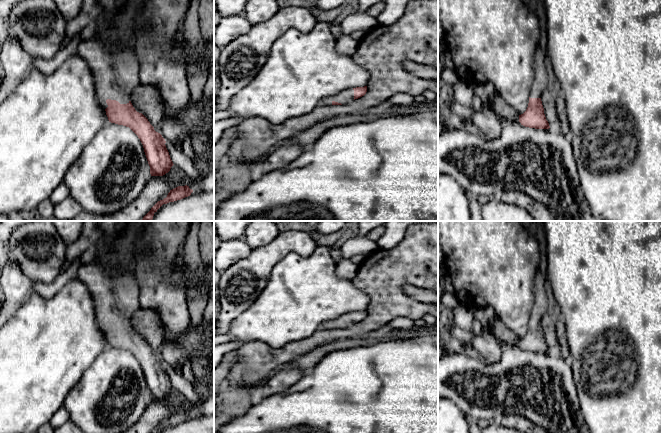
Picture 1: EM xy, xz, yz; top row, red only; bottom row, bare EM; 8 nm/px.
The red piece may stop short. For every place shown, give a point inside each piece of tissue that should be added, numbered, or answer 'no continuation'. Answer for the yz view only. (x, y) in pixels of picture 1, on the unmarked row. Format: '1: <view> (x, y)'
1: yz (540, 307)

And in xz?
1: xz (345, 321)

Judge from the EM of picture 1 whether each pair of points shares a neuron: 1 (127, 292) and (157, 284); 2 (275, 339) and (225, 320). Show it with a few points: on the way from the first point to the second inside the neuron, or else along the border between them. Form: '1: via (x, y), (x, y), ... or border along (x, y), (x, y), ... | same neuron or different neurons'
1: border along (133, 273), (138, 286), (138, 304), (140, 307) | different neurons
2: border along (249, 307), (232, 321), (227, 331) | different neurons

